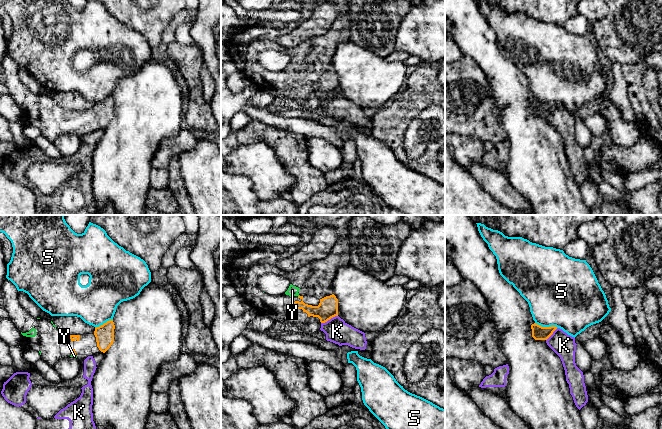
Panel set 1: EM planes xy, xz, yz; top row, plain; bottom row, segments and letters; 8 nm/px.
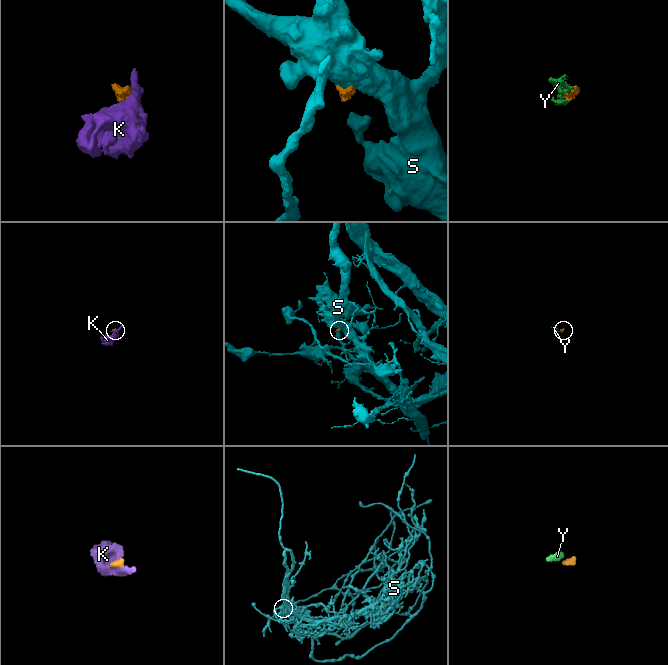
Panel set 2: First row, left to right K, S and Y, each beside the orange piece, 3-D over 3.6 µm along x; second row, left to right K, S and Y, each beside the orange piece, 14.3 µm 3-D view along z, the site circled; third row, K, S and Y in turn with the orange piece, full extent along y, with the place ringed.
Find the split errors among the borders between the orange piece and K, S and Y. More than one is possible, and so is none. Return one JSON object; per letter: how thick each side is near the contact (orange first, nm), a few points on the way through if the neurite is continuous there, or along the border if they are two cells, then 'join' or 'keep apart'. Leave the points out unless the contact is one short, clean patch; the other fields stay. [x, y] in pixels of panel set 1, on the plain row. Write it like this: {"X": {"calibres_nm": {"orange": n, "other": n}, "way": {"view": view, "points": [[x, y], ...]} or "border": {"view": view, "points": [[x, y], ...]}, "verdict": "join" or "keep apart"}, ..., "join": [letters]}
{"K": {"calibres_nm": {"orange": 160, "other": 190}, "border": {"view": "xz", "points": [[337, 91], [321, 99]]}, "verdict": "keep apart"}, "S": {"calibres_nm": {"orange": 110, "other": 440}, "border": {"view": "yz", "points": [[535, 98], [542, 102], [557, 103]]}, "verdict": "keep apart"}, "Y": {"calibres_nm": {"orange": 40, "other": 20}, "verdict": "join"}, "join": ["Y"]}

